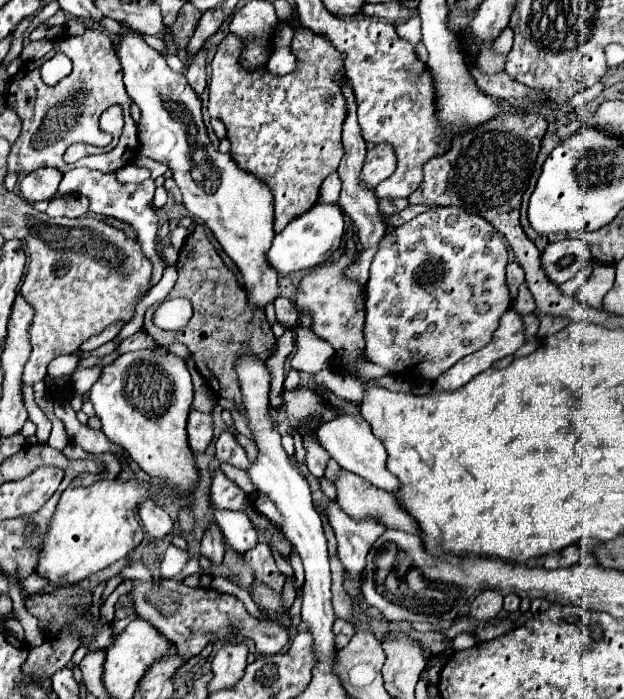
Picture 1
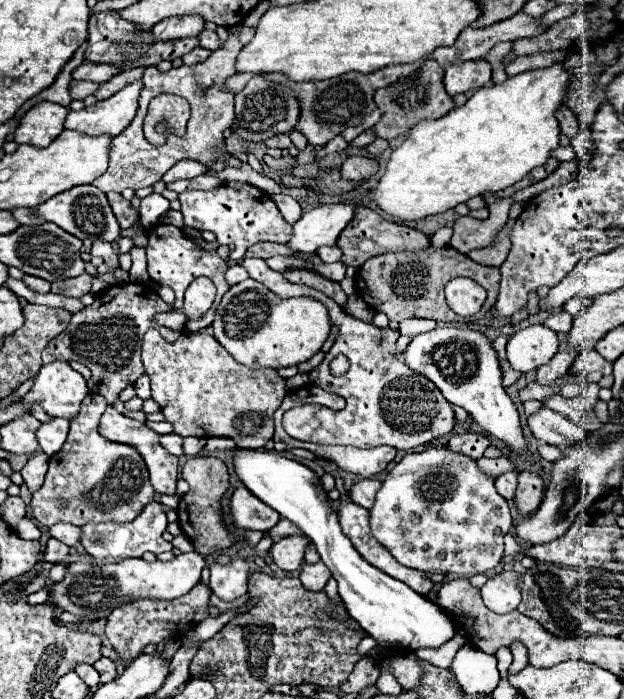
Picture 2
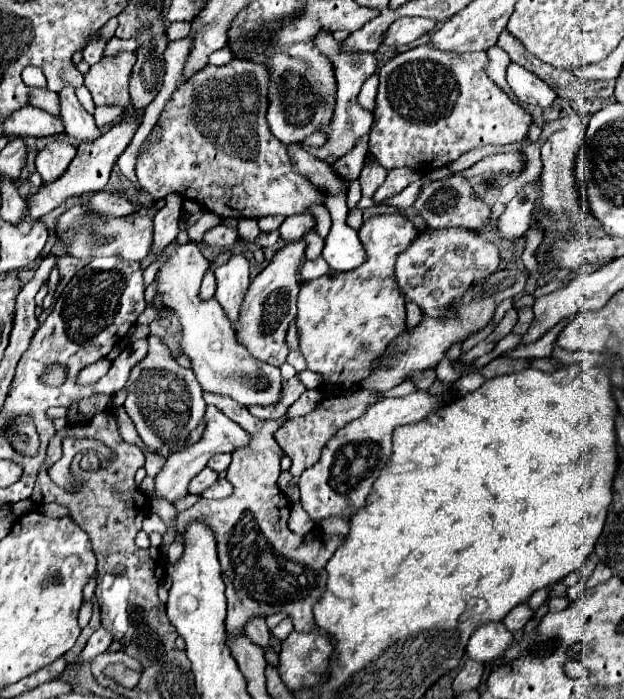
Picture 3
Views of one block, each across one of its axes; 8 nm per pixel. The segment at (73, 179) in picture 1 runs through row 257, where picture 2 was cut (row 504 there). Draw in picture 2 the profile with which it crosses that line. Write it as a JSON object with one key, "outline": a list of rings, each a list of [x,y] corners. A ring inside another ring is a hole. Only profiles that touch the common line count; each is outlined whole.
{"outline":[[[150,502],[144,506],[144,510],[132,520],[132,522],[102,522],[102,524],[86,524],[82,526],[82,546],[84,550],[96,558],[96,560],[112,560],[118,562],[122,558],[140,558],[144,552],[168,552],[172,550],[172,544],[162,538],[164,530],[168,526],[164,506],[160,502]]]}

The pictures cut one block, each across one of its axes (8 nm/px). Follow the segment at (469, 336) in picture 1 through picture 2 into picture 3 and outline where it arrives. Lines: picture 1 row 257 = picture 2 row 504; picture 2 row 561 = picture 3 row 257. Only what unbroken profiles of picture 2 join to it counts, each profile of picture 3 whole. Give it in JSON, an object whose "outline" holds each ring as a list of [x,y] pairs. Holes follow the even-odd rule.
{"outline":[[[440,228],[422,230],[410,248],[398,254],[396,260],[396,286],[406,302],[414,302],[422,314],[430,318],[458,316],[458,302],[480,280],[486,280],[498,270],[500,250],[484,234],[468,228]]]}

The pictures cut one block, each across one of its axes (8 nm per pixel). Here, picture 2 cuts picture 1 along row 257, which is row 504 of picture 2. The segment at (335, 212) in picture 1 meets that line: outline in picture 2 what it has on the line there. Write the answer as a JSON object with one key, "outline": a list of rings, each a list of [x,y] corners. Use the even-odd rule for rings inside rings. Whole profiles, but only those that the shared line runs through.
{"outline":[[[236,450],[234,452],[234,470],[242,484],[258,496],[264,504],[280,512],[282,518],[294,522],[316,546],[322,562],[330,568],[332,576],[338,580],[338,594],[344,600],[348,614],[372,636],[380,646],[388,648],[436,648],[450,640],[456,634],[454,620],[434,602],[414,592],[410,586],[386,576],[378,568],[370,566],[354,548],[352,540],[342,532],[338,516],[320,486],[316,472],[304,464],[282,458],[272,452],[254,452],[254,450]]]}

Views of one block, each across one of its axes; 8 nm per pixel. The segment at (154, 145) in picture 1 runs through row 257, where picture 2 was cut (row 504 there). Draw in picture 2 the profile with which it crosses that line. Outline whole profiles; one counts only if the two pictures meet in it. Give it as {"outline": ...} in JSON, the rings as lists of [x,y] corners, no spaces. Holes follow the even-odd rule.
{"outline":[[[238,486],[230,498],[230,514],[234,526],[244,530],[258,530],[266,532],[274,528],[280,520],[280,514],[274,512],[270,506],[262,504],[246,486]]]}

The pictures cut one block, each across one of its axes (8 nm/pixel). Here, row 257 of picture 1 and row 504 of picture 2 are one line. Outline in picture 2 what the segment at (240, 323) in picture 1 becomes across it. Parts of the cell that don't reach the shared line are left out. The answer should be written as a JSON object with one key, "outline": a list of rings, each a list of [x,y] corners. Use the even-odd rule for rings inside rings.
{"outline":[[[196,456],[184,464],[182,478],[190,484],[190,490],[182,496],[178,504],[178,524],[186,534],[186,538],[190,538],[194,548],[204,556],[232,546],[236,542],[236,536],[224,528],[222,512],[220,512],[220,498],[226,492],[230,478],[226,464],[220,458]]]}

